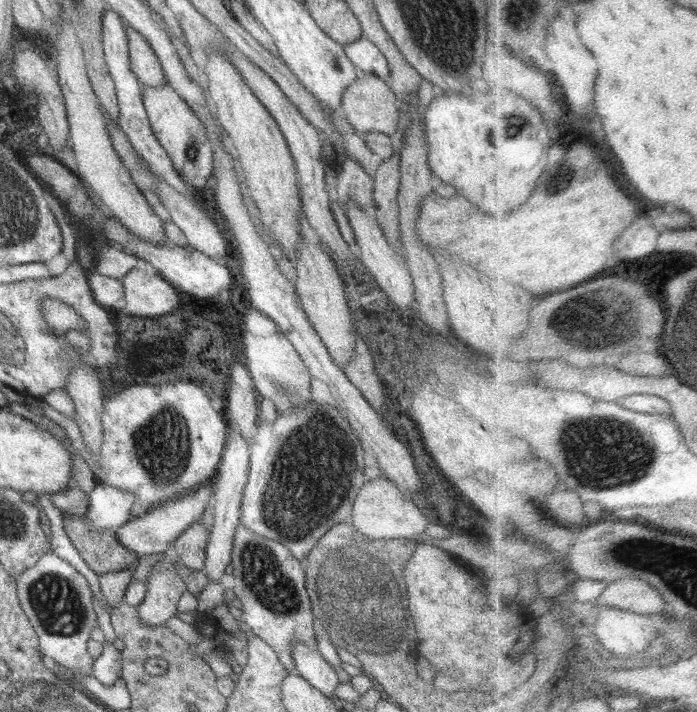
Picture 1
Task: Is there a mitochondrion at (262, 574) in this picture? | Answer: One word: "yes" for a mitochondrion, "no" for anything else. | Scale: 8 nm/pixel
yes

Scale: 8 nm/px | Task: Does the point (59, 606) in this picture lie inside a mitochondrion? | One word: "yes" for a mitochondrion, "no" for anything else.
yes

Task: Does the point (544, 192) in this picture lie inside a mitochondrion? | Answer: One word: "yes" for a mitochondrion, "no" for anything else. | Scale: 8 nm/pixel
yes

